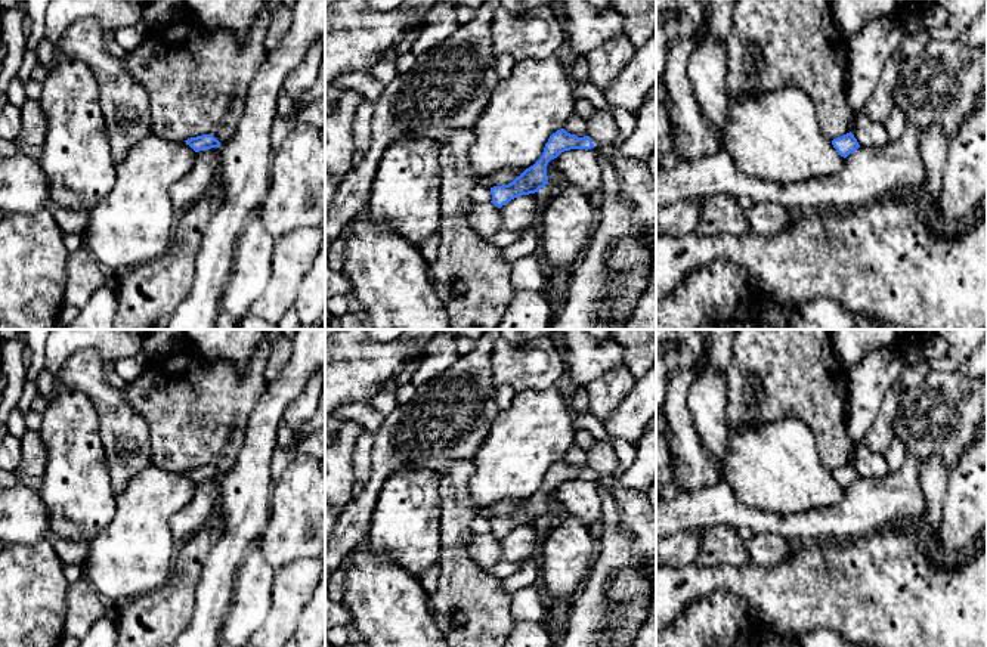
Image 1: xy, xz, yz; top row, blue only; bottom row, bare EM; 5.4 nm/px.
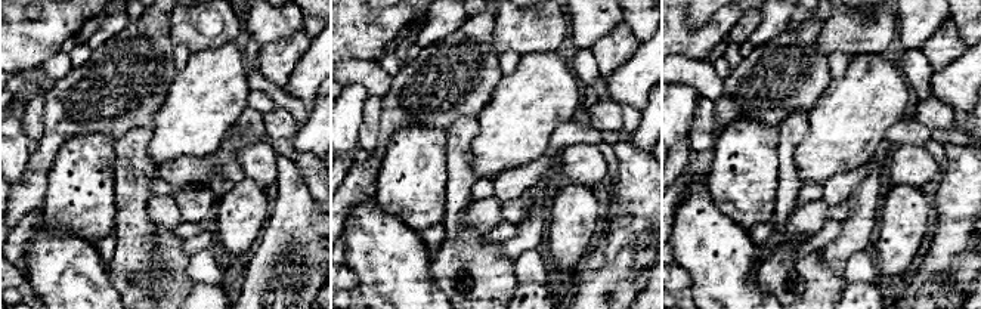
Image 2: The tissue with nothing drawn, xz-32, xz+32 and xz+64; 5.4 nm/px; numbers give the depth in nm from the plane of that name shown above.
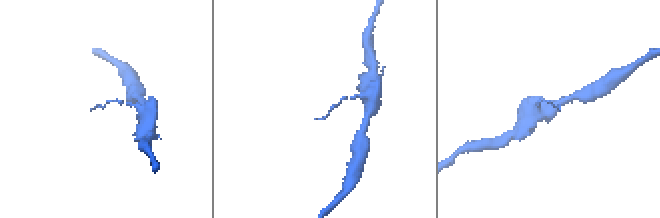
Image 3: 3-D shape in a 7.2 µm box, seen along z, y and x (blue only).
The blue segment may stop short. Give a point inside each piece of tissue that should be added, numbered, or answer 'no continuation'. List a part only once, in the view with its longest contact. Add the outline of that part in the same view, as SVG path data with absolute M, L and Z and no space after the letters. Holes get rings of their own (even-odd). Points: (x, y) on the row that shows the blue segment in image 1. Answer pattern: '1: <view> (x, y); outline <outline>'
no continuation

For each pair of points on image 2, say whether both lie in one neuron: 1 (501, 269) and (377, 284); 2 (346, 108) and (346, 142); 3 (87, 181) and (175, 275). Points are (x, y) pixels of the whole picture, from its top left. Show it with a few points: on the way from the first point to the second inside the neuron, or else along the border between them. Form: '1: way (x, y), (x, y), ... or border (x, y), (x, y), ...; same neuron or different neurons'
1: border (432, 255), (430, 277), (445, 293); different neurons
2: way (346, 117), (346, 133); same neuron
3: border (114, 173), (114, 229), (111, 234); different neurons

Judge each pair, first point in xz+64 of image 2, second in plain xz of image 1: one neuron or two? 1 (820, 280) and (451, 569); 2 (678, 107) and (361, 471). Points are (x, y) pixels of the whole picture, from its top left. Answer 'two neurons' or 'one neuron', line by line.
1: one neuron
2: two neurons

